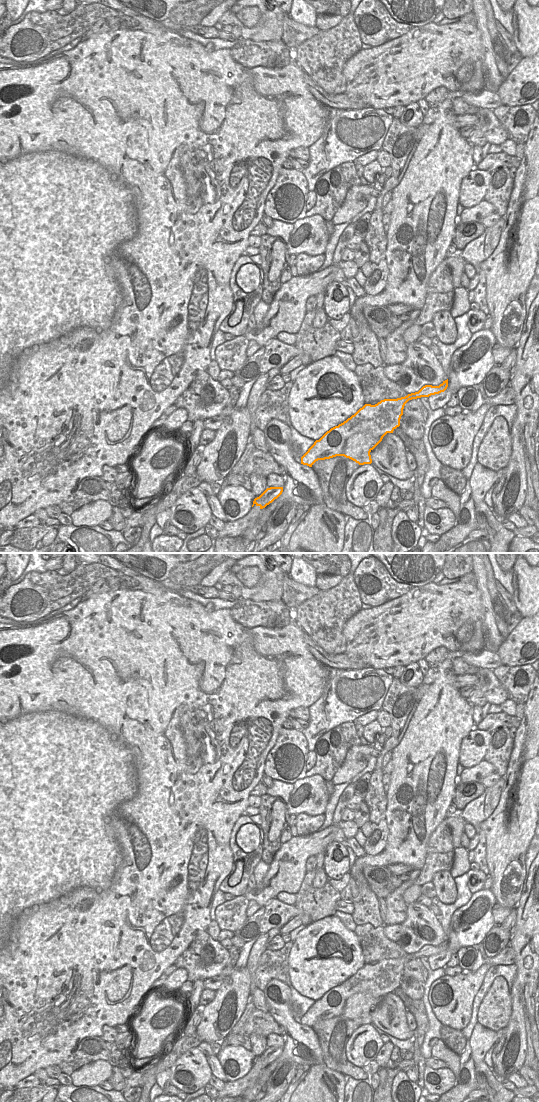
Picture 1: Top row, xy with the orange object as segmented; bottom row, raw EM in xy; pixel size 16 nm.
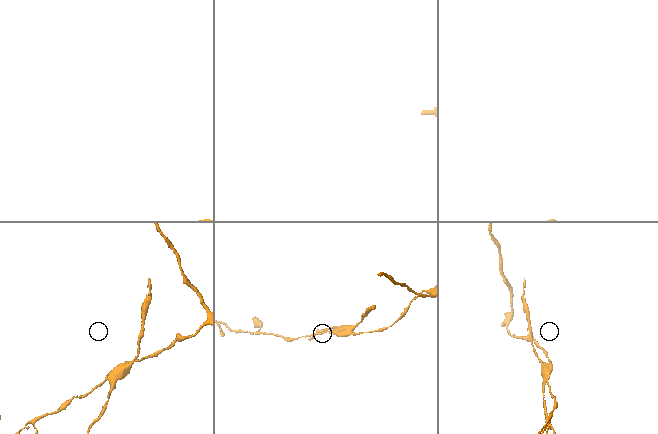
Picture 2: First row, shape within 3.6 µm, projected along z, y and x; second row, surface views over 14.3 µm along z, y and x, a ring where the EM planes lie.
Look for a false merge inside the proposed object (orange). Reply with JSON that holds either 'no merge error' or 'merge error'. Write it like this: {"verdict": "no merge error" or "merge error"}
{"verdict": "merge error"}

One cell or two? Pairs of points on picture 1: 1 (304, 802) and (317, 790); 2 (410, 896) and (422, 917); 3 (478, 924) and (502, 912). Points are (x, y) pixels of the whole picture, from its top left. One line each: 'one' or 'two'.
1: one
2: two
3: two

